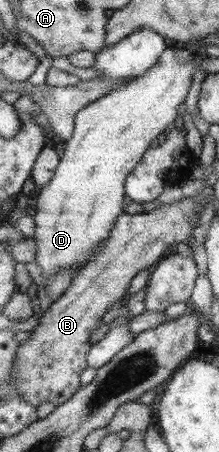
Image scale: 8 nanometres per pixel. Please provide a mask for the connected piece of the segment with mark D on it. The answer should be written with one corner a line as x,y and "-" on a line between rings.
166,48
160,58
148,71
140,76
122,83
122,86
102,96
80,110
75,118
75,131
72,138
66,142
59,167
54,178
46,186
39,188
34,196
34,221
36,225
34,240
38,244
36,264
42,269
43,283
50,279
60,268
77,268
85,266
97,249
109,238
118,217
123,213
123,195
125,178
130,171
141,162
142,155
148,150
150,142
166,128
172,126
176,118
176,108
184,102
186,92
192,82
192,74
197,66
188,63
186,59
180,60
175,50

